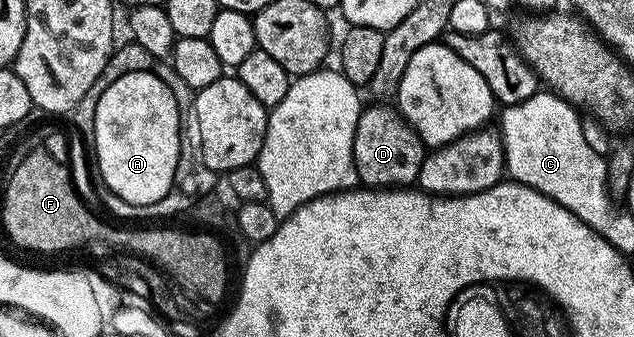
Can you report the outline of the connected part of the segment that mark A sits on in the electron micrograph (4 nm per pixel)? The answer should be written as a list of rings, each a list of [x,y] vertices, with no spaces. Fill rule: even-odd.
[[[157,72],[124,74],[120,79],[116,80],[116,83],[112,83],[104,91],[96,105],[94,134],[96,135],[96,157],[102,157],[102,173],[106,173],[106,181],[110,181],[110,185],[114,185],[114,189],[118,189],[118,193],[122,193],[122,197],[126,197],[126,203],[131,203],[132,201],[154,201],[154,197],[168,197],[170,192],[166,190],[166,185],[170,185],[170,173],[178,173],[178,158],[181,155],[180,115],[178,114],[176,99],[173,98],[172,91]]]

